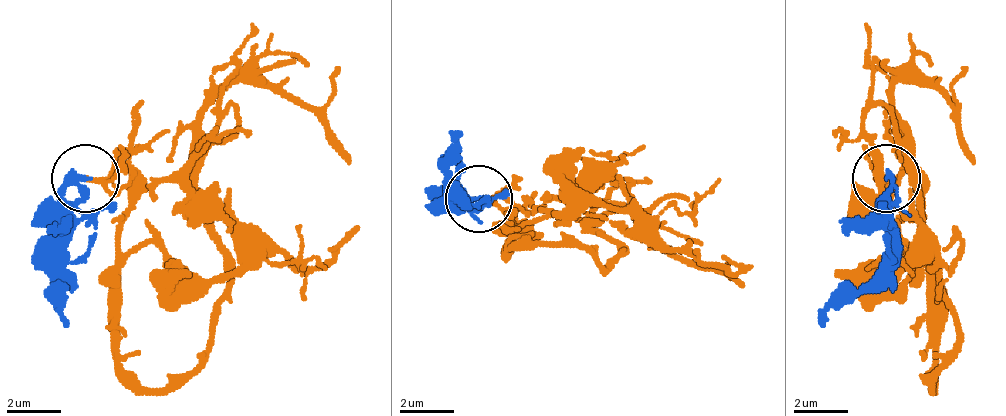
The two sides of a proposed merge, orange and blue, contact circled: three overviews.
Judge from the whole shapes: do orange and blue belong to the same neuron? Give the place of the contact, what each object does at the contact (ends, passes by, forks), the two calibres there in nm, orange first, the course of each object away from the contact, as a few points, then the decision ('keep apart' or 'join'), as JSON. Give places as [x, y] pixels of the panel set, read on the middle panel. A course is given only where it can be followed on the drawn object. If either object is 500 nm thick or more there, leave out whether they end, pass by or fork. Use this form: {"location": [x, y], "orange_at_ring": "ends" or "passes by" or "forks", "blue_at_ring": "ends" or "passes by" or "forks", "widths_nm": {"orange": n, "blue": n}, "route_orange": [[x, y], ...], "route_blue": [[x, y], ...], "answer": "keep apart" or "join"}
{"location": [479, 198], "orange_at_ring": "forks", "blue_at_ring": "ends", "widths_nm": {"orange": 110, "blue": 280}, "route_orange": [[480, 197], [501, 210], [582, 217], [589, 224], [622, 224], [710, 264], [751, 264]], "route_blue": [[480, 197], [460, 203], [453, 136], [460, 136]], "answer": "join"}

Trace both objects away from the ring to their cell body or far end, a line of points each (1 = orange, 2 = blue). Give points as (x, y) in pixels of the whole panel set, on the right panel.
1: (884, 180), (898, 173), (904, 126), (911, 207), (952, 268), (952, 227)
2: (884, 180), (891, 193), (891, 254), (823, 315), (823, 329)

